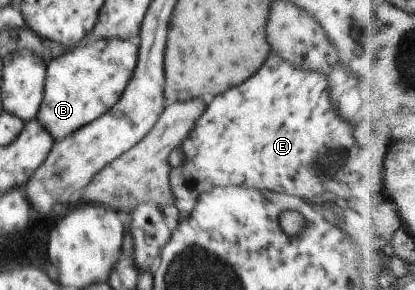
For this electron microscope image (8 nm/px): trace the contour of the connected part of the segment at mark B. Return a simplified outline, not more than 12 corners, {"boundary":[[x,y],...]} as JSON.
{"boundary":[[100,39],[47,65],[36,121],[55,142],[120,101],[138,45]]}

